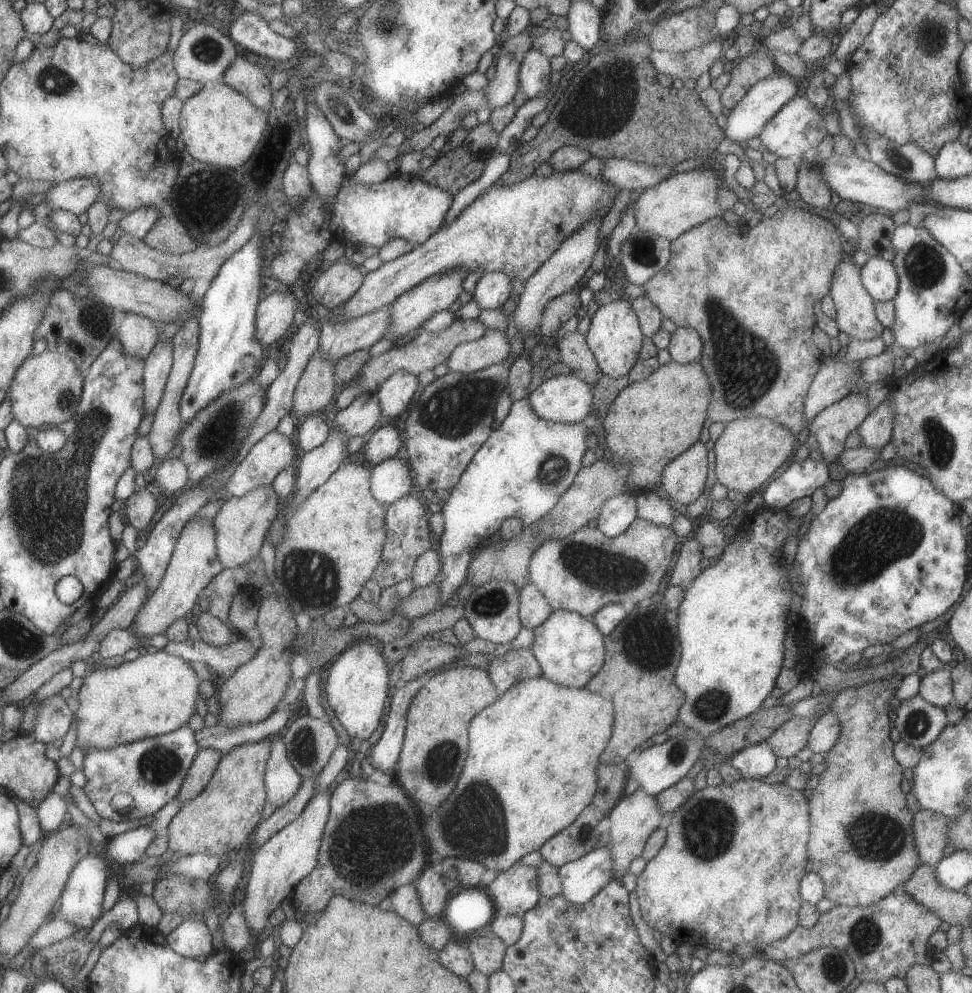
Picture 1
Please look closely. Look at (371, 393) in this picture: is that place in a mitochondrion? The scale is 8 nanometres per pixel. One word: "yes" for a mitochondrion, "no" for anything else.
no

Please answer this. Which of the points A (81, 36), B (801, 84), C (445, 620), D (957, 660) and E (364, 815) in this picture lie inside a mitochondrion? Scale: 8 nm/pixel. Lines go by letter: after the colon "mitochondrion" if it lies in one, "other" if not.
A: other
B: other
C: other
D: other
E: mitochondrion

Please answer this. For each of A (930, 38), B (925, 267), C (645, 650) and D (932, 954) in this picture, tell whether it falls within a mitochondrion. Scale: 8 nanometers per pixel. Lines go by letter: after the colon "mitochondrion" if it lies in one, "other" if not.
A: mitochondrion
B: mitochondrion
C: mitochondrion
D: other

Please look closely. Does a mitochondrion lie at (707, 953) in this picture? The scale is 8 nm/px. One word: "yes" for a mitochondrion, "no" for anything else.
no

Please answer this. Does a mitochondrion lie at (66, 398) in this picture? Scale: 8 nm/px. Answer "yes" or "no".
yes

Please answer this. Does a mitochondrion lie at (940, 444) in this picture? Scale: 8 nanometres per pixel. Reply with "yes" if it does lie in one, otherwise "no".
yes

